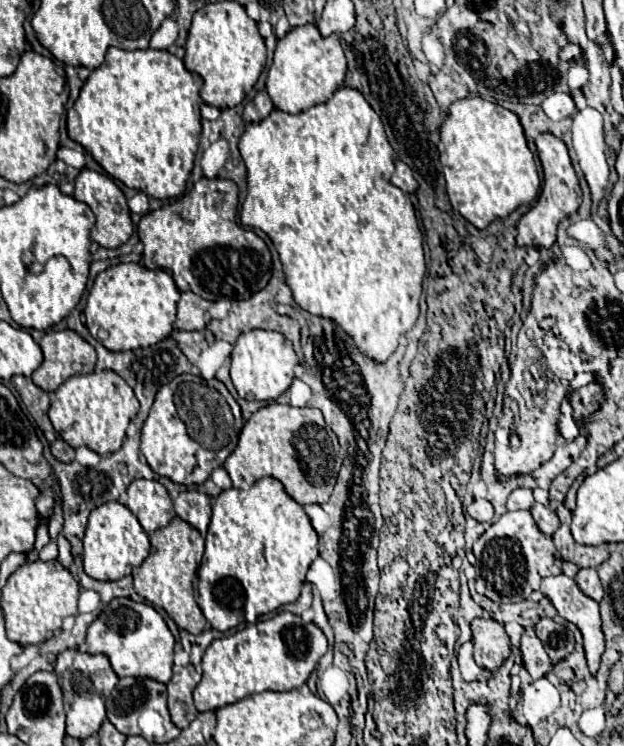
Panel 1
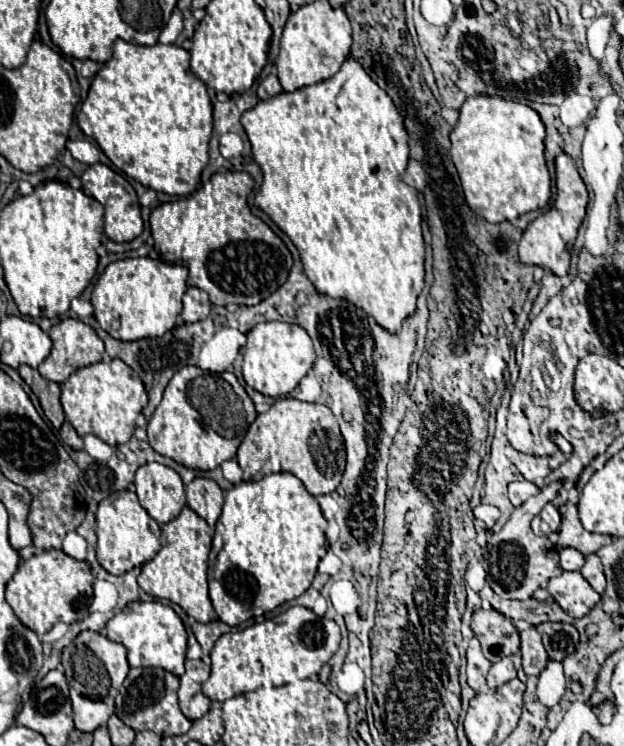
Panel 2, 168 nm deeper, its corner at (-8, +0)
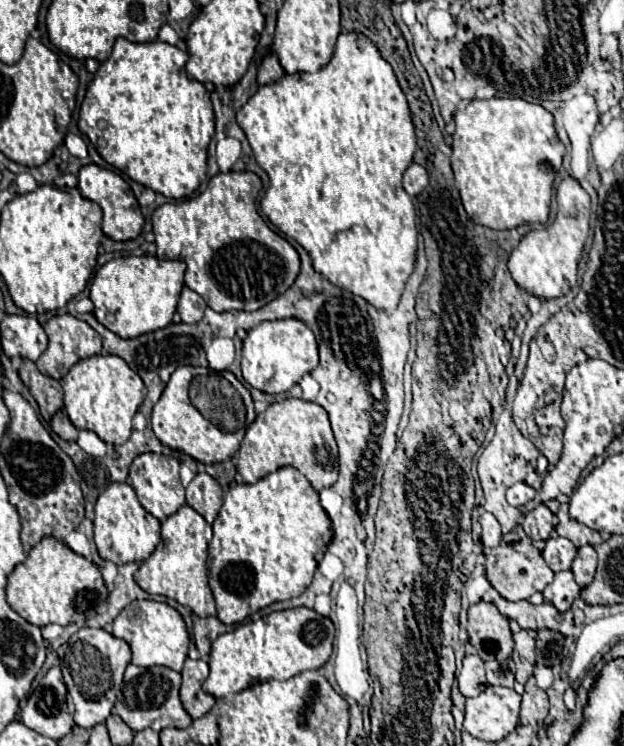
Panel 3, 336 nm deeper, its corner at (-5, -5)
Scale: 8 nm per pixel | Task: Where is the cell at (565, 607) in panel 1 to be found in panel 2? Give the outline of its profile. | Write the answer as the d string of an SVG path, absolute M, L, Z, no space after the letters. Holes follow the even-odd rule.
M562 572L560 576L552 578L548 592L572 618L588 616L598 600L602 600L602 596L594 592L594 588L590 588L580 572Z

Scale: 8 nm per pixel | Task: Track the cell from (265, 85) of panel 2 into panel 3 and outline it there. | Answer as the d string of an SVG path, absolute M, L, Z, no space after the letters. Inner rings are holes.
M269 53L269 55L263 57L263 61L261 61L261 65L259 65L257 81L259 81L259 85L267 85L267 83L277 81L283 73L285 73L285 71L283 71L277 55L275 55L275 53Z

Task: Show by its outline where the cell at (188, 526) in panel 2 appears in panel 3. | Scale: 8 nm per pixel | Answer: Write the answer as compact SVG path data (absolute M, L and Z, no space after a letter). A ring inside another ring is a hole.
M183 505L177 513L169 515L167 519L161 521L161 543L157 545L157 549L151 553L149 559L145 559L137 573L135 573L135 581L137 585L153 595L165 595L171 597L175 601L179 601L181 605L191 607L191 611L199 617L207 617L207 615L215 615L215 599L213 593L209 589L207 583L207 539L205 539L205 519L189 505Z

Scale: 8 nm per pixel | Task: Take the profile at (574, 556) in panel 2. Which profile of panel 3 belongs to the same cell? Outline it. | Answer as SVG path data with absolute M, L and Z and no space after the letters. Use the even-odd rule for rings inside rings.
M549 537L541 553L553 571L565 571L565 569L571 569L577 547L567 537Z

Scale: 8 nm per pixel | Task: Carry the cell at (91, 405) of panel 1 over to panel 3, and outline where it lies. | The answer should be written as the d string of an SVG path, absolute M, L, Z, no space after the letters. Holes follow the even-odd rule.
M93 355L77 361L61 379L65 411L77 429L95 431L105 443L121 445L131 437L133 415L147 397L141 377L117 355Z

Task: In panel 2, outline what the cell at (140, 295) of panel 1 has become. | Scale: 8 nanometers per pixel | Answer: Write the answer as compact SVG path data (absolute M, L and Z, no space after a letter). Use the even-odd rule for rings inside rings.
M128 258L106 266L92 290L94 316L102 330L116 340L142 340L164 336L176 326L176 316L182 310L188 270L180 264L168 264L152 258Z

